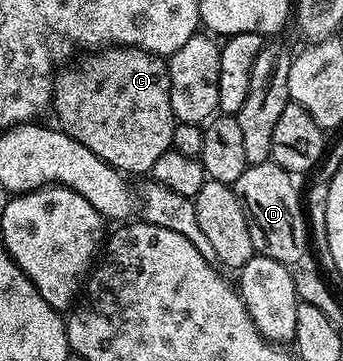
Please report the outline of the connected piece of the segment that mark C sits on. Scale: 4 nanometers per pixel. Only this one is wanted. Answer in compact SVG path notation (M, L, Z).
M105 47L88 55L91 56L80 67L60 70L55 75L53 112L59 118L58 126L81 141L85 149L97 153L97 157L104 159L110 167L115 167L128 176L146 176L153 165L157 165L157 157L171 150L171 138L177 122L171 108L168 60L139 47Z

